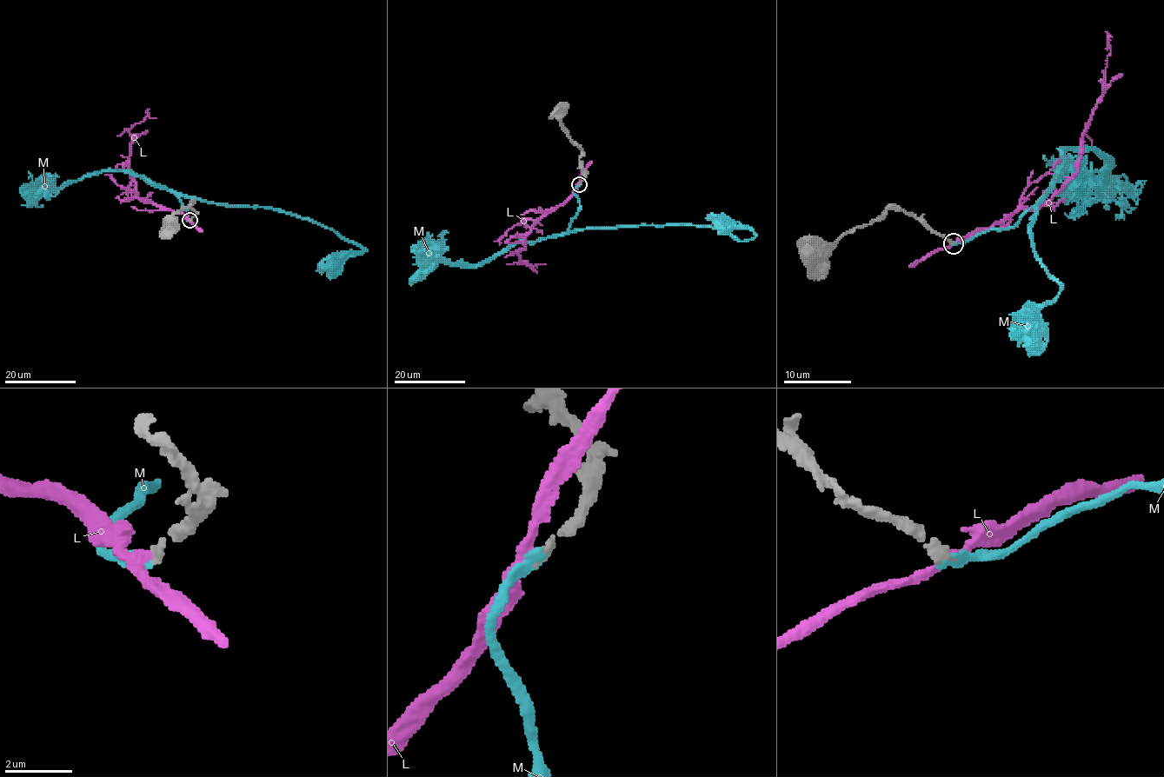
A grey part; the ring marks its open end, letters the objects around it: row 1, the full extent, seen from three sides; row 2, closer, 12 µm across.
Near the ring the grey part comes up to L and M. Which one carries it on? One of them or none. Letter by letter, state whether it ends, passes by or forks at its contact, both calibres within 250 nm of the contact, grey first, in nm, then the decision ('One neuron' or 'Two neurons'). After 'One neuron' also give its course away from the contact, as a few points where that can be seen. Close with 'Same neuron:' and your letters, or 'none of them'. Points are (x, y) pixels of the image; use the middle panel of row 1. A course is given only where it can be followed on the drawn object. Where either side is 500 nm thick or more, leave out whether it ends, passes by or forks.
L: It passes by. Thickness 240 nm (grey) against 260 nm. Two neurons
M: It ends there. Thickness 240 nm (grey) against 240 nm. One neuron. Its course: (580, 183), (575, 189), (577, 215), (569, 230), (697, 224), (722, 229), (740, 241), (755, 235), (706, 218)
Same neuron: M

